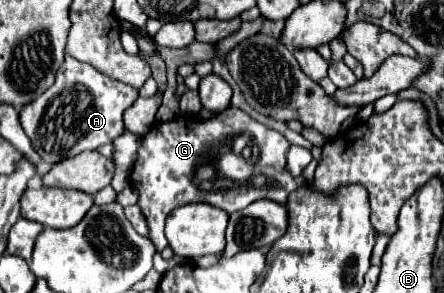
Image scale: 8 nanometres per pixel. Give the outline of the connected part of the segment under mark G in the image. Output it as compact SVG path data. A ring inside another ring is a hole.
M229 107L209 121L201 119L199 115L185 115L185 117L177 117L175 121L155 123L151 131L141 139L141 145L137 149L137 159L131 171L131 183L139 189L139 207L147 219L151 241L155 243L157 253L161 253L167 247L167 239L163 233L165 217L181 205L203 201L221 207L227 213L241 211L243 207L259 199L271 199L285 205L289 193L299 189L297 179L287 171L289 147L291 143L281 133L261 125L259 121L251 119L247 113L243 113L237 107ZM237 137L247 137L247 143L241 149L241 153L233 151L233 143Z

